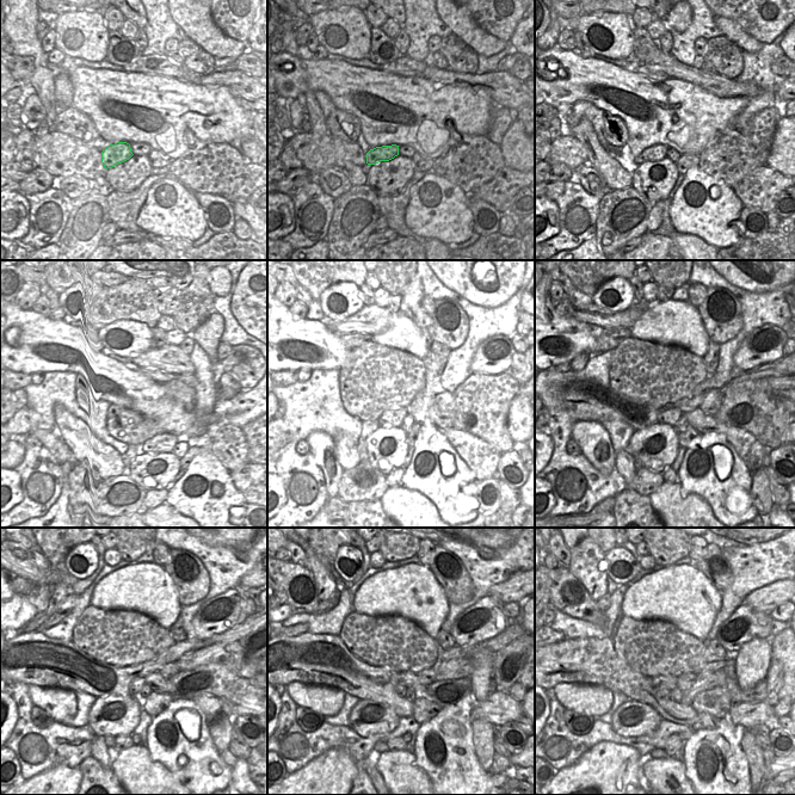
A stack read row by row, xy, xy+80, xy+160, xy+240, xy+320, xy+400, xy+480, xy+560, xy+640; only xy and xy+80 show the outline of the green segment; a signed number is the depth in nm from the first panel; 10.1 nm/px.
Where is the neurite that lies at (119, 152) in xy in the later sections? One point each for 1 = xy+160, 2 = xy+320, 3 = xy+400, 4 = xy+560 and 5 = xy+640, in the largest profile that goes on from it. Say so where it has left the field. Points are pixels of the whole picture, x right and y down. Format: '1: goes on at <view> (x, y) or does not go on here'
1: goes on at xy+160 (658, 152)
2: goes on at xy+320 (400, 413)
3: goes on at xy+400 (670, 414)
4: goes on at xy+560 (400, 689)
5: goes on at xy+640 (665, 694)

